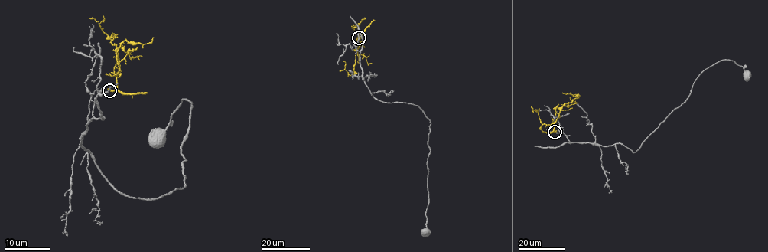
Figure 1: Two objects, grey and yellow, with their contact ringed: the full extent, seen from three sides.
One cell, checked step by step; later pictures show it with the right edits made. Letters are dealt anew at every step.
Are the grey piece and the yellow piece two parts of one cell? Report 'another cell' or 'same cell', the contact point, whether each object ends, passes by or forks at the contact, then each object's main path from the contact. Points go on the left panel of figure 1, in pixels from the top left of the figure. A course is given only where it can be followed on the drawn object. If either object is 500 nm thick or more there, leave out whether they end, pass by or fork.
another cell | (109, 90) | grey passes by | yellow passes by | grey via (109, 90), (99, 94), (81, 146), (121, 193), (157, 199), (186, 184), (189, 101), (158, 136) | yellow via (109, 90), (116, 89), (116, 74), (119, 66), (118, 52), (99, 24), (105, 19), (103, 15)

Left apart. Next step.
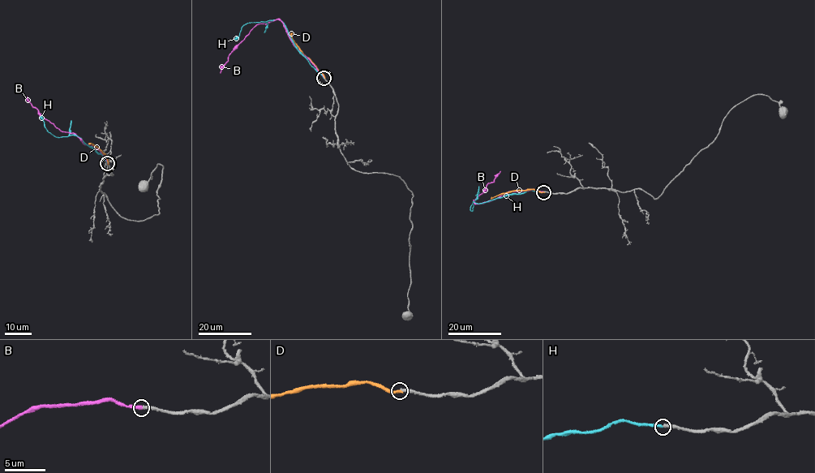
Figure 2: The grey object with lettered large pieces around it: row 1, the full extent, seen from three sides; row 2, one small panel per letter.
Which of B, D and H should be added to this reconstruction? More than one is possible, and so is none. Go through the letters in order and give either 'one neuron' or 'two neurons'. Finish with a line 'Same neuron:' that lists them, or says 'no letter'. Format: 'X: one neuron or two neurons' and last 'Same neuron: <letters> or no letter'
B: one neuron
D: two neurons
H: two neurons
Same neuron: B

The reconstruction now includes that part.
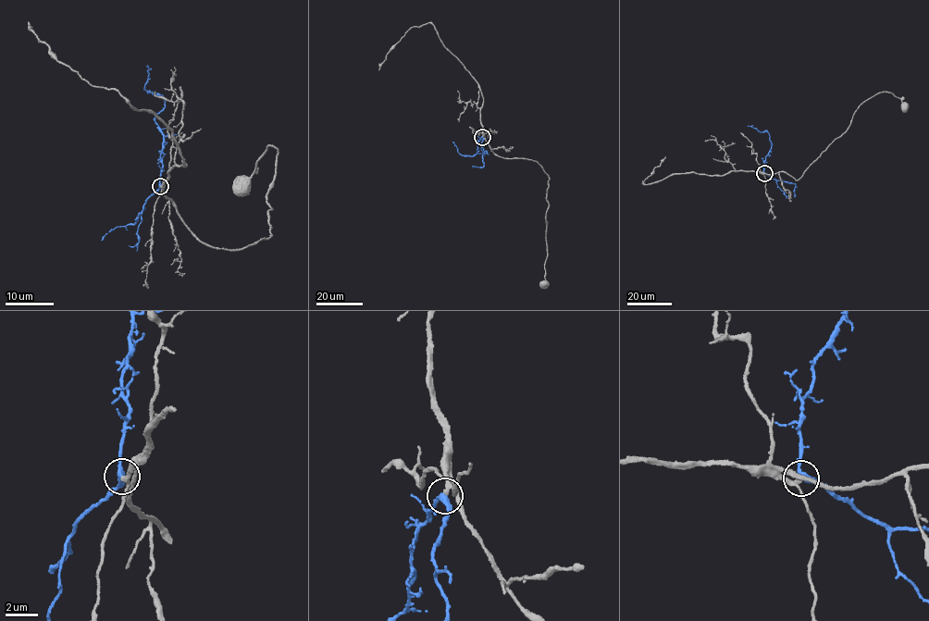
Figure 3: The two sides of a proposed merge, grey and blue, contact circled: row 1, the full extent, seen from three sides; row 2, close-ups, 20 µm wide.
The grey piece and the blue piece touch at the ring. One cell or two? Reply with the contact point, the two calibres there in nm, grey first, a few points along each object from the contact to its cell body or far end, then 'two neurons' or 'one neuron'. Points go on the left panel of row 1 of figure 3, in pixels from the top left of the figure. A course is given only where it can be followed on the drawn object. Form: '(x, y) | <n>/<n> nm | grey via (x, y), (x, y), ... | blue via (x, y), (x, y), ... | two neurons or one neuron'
(160, 186) | 200/320 nm | grey via (161, 186), (204, 243), (242, 250), (271, 234), (266, 197), (277, 149), (269, 145), (242, 184) | blue via (161, 185), (163, 139), (154, 117), (165, 104), (161, 96), (153, 95), (144, 89), (149, 76), (147, 65) | one neuron

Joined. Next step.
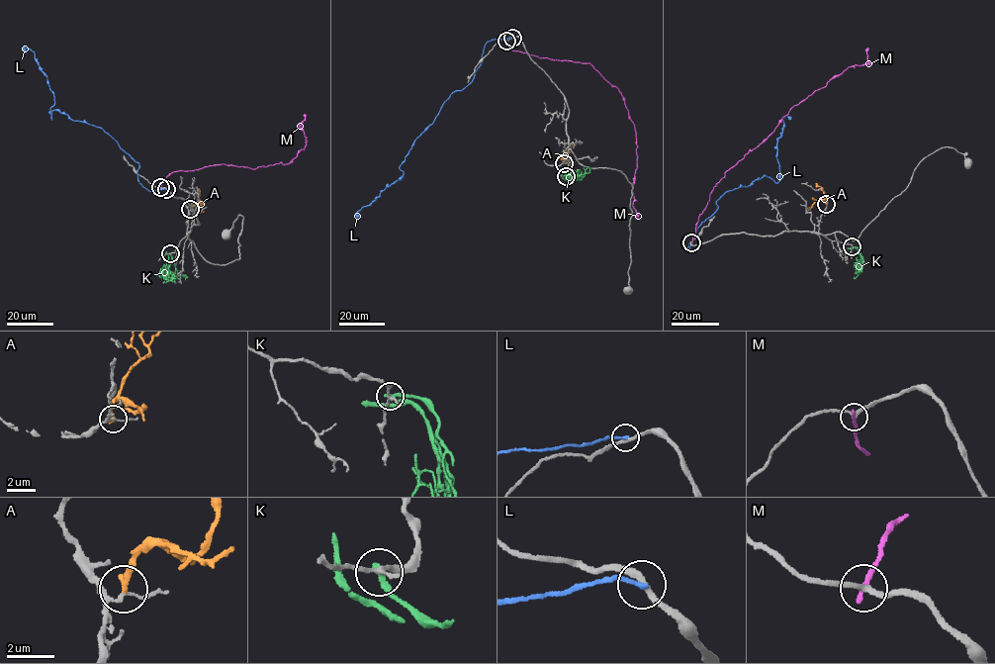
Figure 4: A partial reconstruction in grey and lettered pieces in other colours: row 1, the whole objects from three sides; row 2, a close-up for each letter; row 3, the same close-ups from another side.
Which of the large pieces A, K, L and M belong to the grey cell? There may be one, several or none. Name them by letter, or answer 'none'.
none

